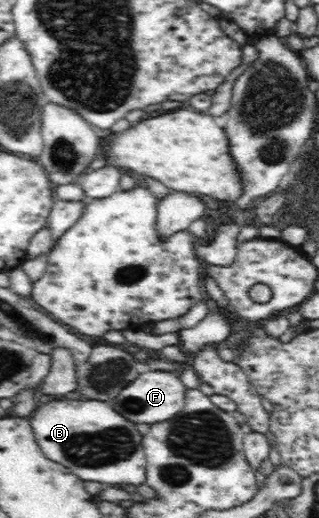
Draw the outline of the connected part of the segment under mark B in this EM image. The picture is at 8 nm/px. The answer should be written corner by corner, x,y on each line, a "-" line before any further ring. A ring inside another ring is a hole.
86,398
51,401
40,404
35,414
32,414
29,419
34,442
37,442
42,454
53,462
67,466
79,478
105,482
105,484
137,484
137,486
146,482
146,456
143,454
142,434
139,432
137,423
125,420
125,417
118,413
109,402

